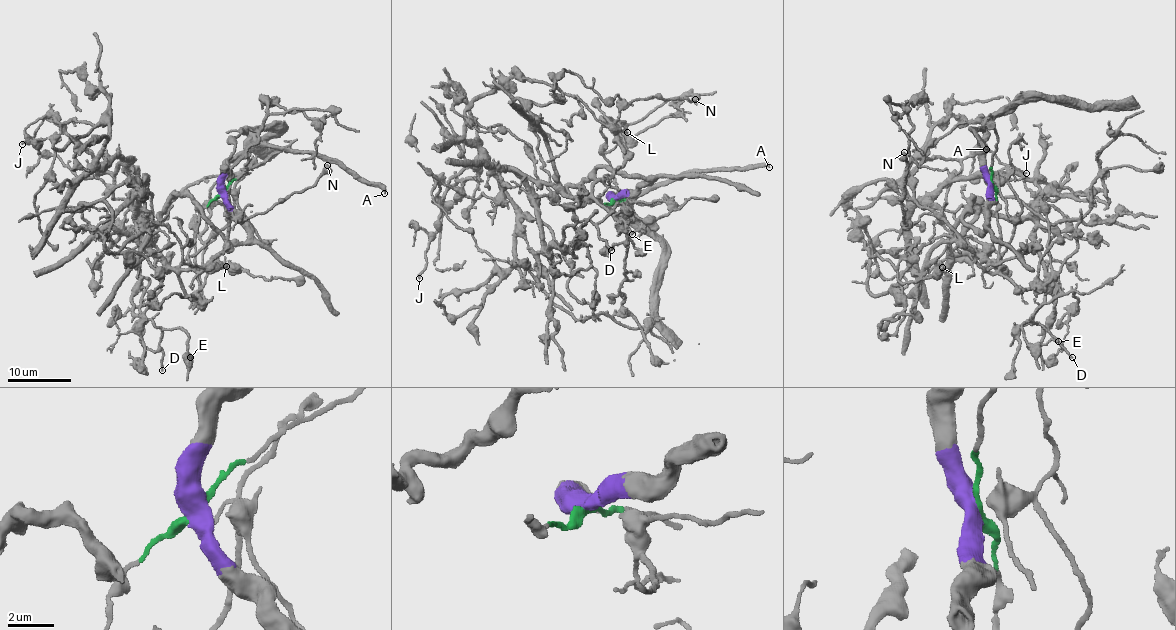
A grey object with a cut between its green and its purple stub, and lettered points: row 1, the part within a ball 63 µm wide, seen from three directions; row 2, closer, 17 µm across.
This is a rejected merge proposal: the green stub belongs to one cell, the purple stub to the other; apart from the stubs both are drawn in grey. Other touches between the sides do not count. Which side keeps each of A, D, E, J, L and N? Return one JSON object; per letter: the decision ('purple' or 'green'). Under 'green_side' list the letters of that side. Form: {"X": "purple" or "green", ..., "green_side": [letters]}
{"A": "purple", "D": "green", "E": "green", "J": "green", "L": "green", "N": "green", "green_side": ["D", "E", "J", "L", "N"]}

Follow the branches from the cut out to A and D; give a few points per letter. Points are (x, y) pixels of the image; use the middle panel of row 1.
A: (615, 200), (612, 198), (623, 199), (648, 193), (700, 172), (766, 165), (768, 167)
D: (615, 200), (574, 198), (508, 170), (529, 192), (546, 251), (565, 245), (563, 230), (587, 220), (610, 249)

